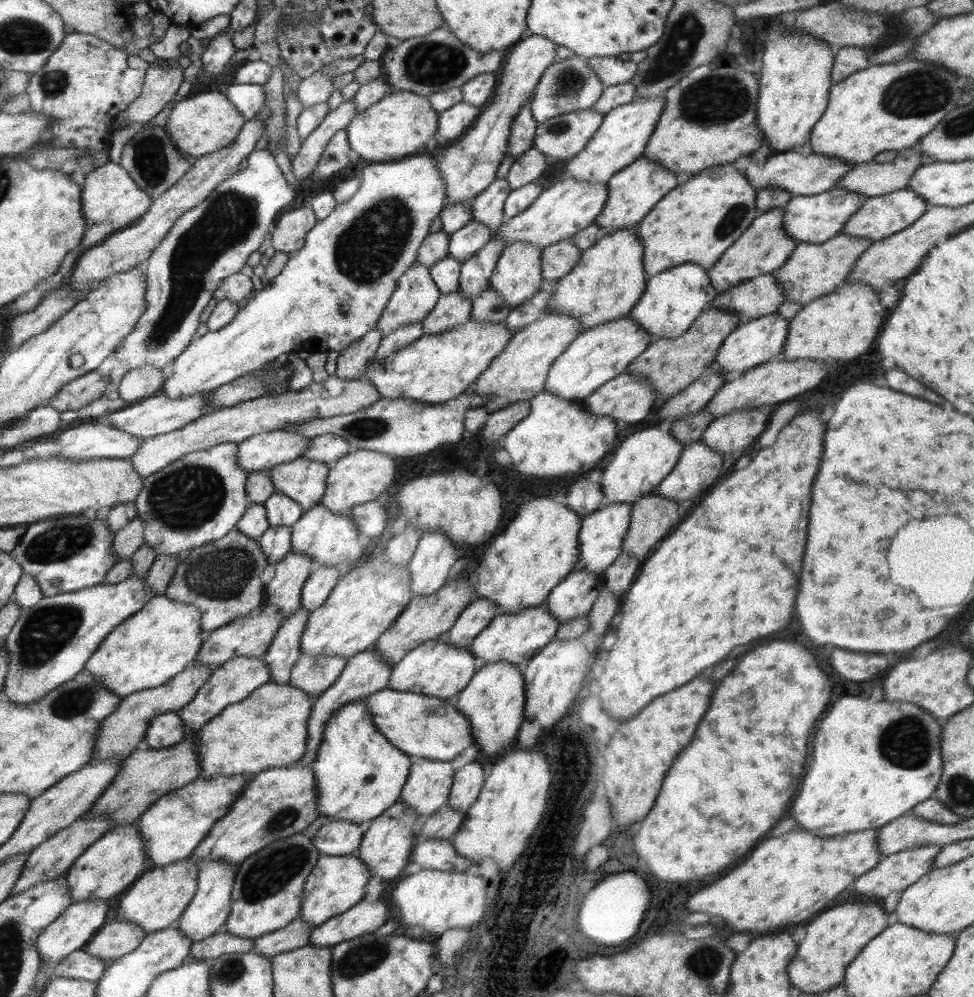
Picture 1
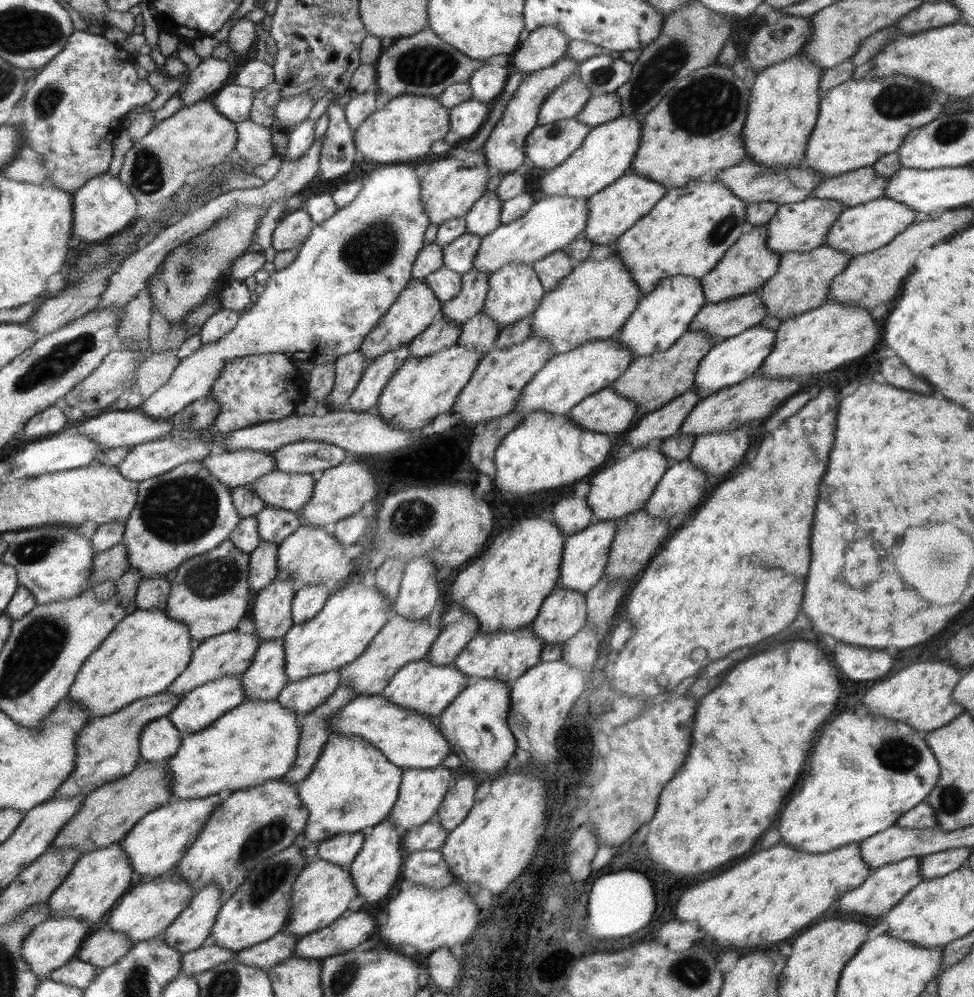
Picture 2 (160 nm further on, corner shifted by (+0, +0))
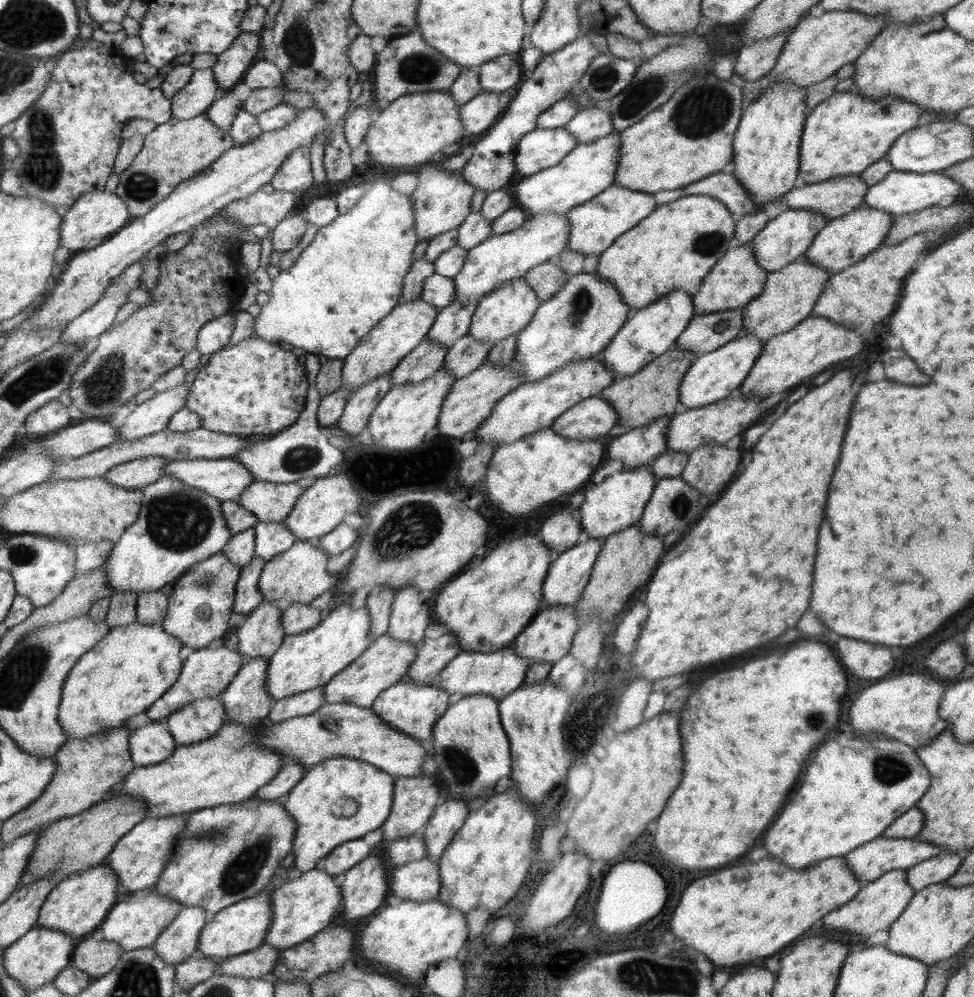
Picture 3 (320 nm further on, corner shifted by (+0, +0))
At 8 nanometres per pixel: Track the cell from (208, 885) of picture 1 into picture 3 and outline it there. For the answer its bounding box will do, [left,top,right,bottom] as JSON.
[153,906,210,966]

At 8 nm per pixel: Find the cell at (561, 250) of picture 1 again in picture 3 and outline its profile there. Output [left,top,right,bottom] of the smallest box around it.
[523,262,568,302]

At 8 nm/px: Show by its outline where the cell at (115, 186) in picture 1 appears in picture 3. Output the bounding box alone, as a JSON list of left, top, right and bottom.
[60,188,131,254]

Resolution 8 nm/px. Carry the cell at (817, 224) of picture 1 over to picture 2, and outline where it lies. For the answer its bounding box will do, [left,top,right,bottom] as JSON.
[766,197,844,256]

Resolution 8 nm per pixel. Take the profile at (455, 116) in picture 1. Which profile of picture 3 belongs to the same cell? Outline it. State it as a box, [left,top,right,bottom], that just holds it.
[460,90,504,135]

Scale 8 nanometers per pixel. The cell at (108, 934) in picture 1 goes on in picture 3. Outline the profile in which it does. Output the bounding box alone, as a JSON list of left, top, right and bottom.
[70,934,124,979]

